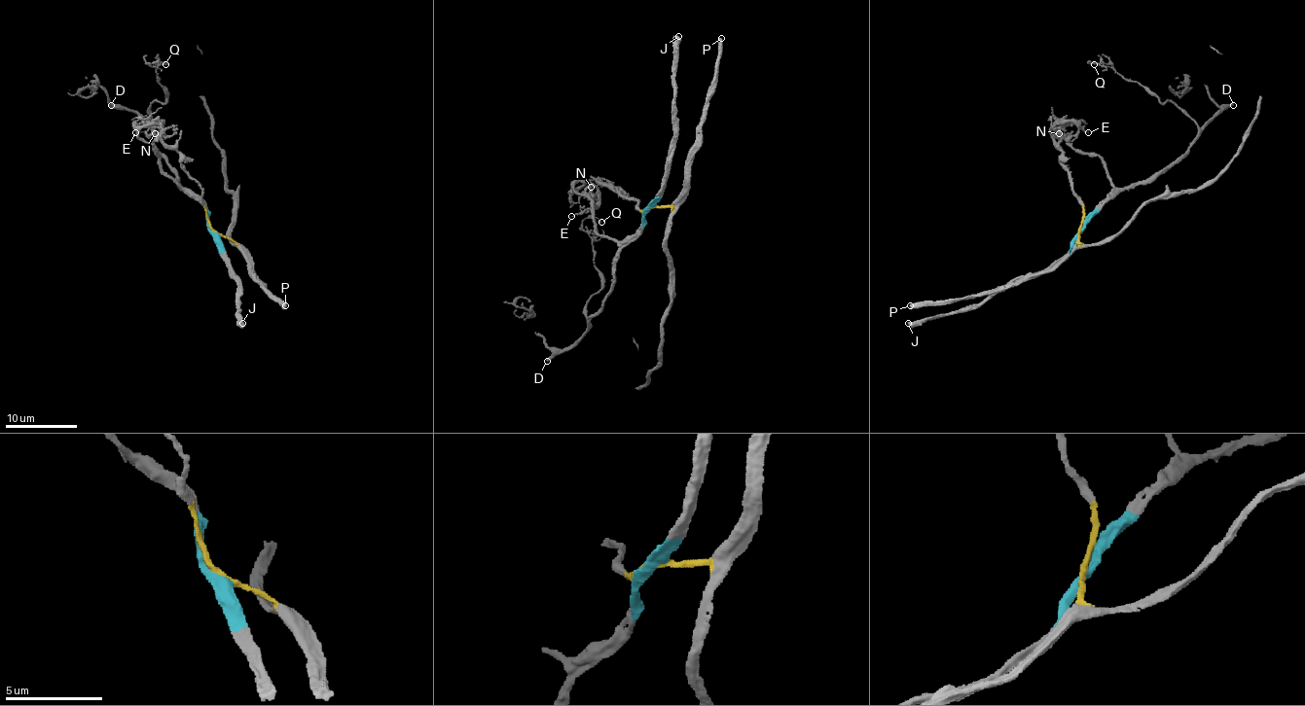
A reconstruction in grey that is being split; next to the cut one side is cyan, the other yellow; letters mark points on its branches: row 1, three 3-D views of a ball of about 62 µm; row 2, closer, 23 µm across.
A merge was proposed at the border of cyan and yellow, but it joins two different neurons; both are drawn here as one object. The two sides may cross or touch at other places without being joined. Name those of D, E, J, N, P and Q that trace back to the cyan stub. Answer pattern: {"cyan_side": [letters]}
{"cyan_side": ["D", "E", "J", "N", "Q"]}

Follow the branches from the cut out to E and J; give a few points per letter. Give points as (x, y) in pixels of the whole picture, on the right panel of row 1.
E: (1081, 230), (1087, 218), (1113, 192), (1103, 160), (1072, 147), (1074, 134), (1081, 126), (1088, 132)
J: (1081, 230), (1074, 245), (1062, 258), (1040, 271), (1011, 279), (981, 301), (965, 309), (908, 323)

